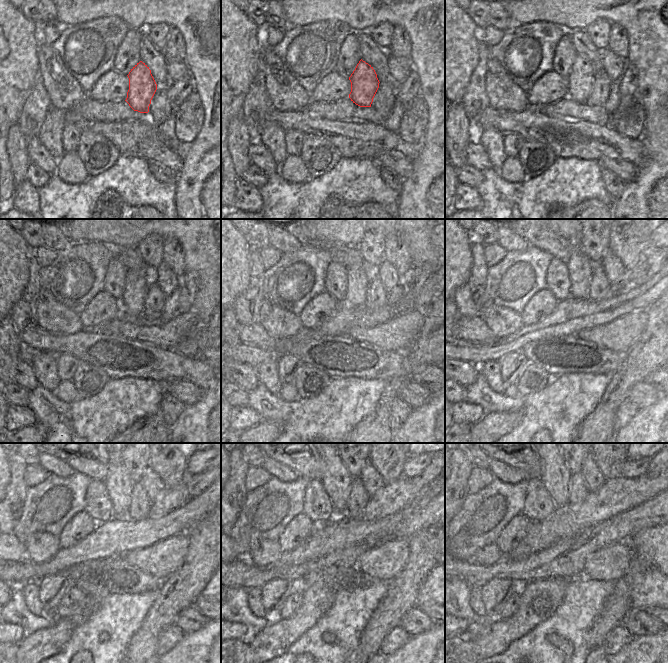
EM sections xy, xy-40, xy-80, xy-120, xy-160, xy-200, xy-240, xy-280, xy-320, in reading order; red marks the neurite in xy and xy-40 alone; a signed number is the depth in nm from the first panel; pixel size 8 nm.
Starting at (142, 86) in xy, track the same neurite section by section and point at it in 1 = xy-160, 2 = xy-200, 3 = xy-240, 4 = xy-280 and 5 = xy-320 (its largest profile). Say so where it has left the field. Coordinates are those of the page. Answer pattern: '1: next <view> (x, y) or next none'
1: next xy-160 (358, 278)
2: next xy-200 (580, 269)
3: next xy-240 (118, 484)
4: next xy-280 (336, 480)
5: next xy-320 (555, 475)

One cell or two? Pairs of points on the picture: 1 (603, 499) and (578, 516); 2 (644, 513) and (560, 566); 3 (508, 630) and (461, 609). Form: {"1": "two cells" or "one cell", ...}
{"1": "one cell", "2": "one cell", "3": "two cells"}

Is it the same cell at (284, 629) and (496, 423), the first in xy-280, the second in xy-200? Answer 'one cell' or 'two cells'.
one cell

